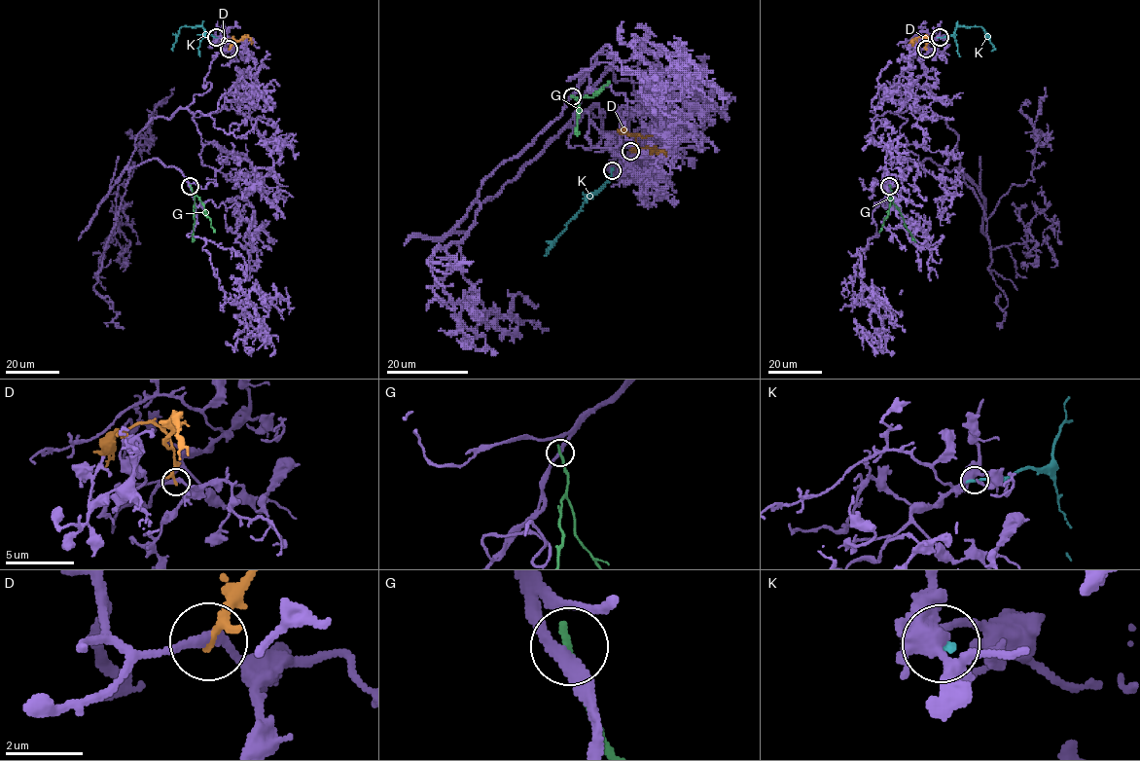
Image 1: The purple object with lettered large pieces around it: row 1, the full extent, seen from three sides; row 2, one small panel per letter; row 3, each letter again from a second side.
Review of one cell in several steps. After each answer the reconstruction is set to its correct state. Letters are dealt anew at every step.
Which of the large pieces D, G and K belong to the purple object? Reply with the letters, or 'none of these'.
none of these

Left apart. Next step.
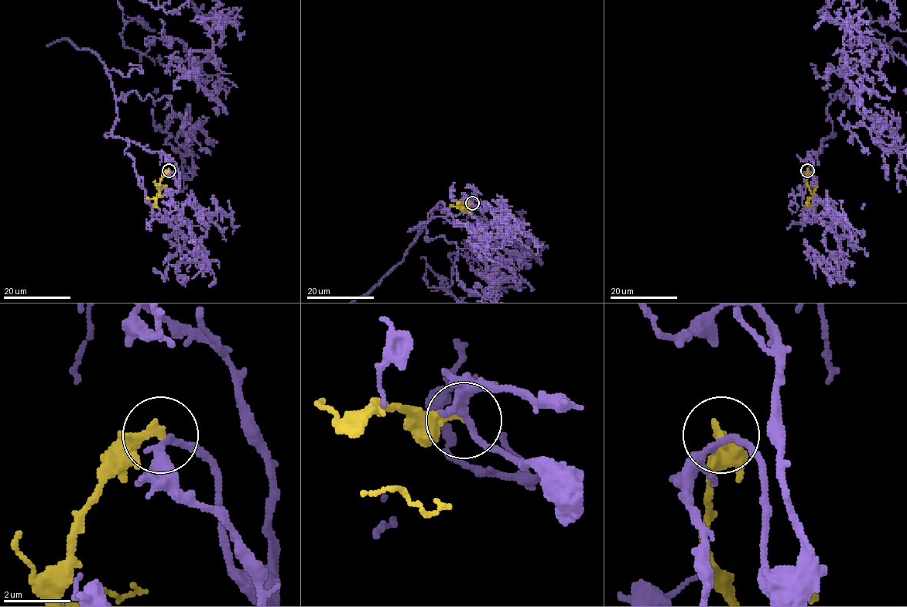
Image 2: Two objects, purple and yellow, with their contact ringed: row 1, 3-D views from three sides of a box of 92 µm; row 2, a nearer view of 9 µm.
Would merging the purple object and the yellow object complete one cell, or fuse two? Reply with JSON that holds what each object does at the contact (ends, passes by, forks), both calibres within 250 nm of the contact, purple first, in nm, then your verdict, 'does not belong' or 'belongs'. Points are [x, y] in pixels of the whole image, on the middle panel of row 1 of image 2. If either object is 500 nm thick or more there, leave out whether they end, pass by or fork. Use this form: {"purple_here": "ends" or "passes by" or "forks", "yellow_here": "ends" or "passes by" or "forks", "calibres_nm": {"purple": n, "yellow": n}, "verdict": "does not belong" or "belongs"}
{"purple_here": "forks", "yellow_here": "ends", "calibres_nm": {"purple": 180, "yellow": 240}, "verdict": "does not belong"}

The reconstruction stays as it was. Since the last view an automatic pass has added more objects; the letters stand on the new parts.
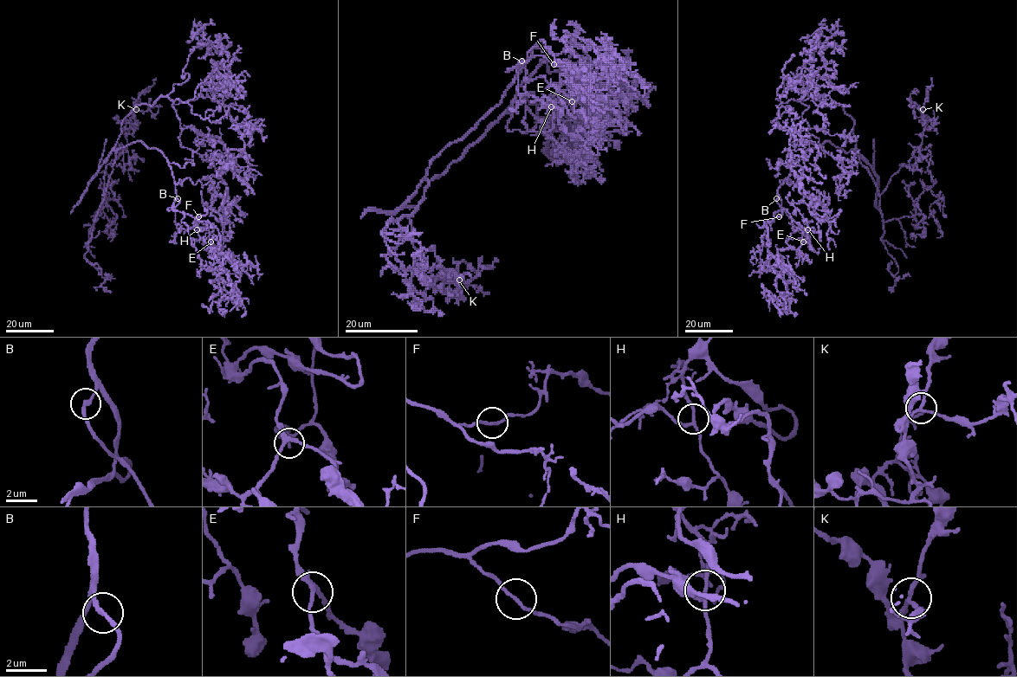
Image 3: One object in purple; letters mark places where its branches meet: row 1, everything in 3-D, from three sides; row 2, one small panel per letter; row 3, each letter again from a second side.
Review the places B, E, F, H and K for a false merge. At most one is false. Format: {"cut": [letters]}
{"cut": []}

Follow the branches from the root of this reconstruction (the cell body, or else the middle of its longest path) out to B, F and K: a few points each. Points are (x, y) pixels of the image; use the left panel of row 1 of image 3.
B: (114, 150), (116, 152), (139, 140), (150, 148), (158, 150), (171, 168), (178, 199)
F: (114, 150), (116, 152), (139, 140), (150, 148), (158, 150), (171, 170), (176, 190), (172, 209), (199, 216)
K: (114, 150), (102, 195), (106, 165), (133, 132), (126, 125), (134, 123), (136, 109)

